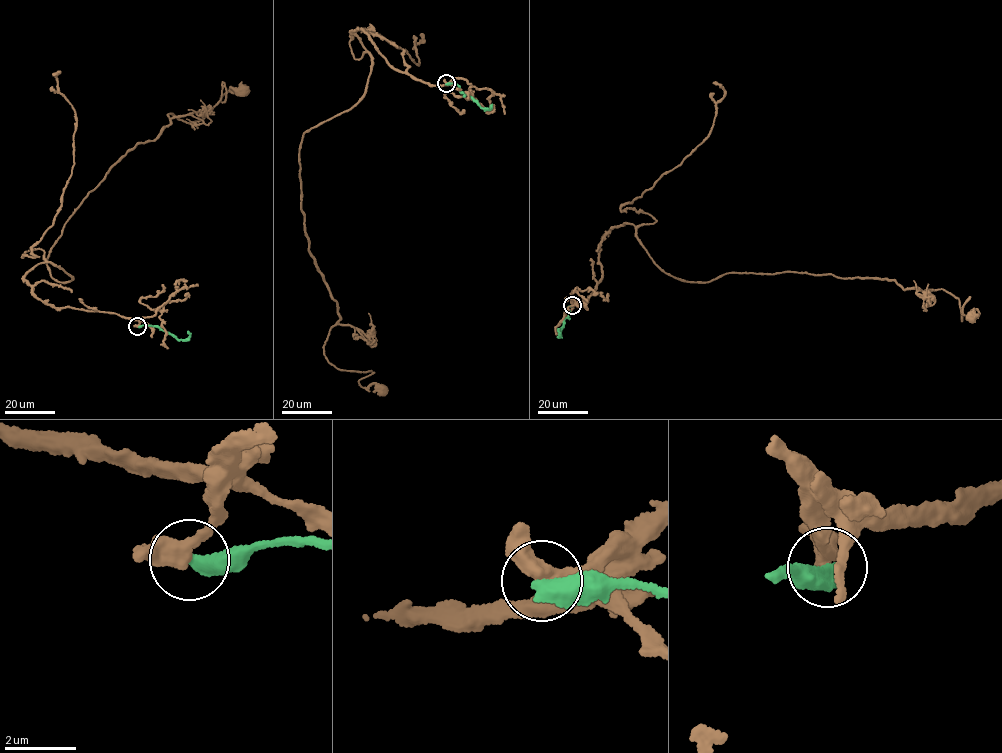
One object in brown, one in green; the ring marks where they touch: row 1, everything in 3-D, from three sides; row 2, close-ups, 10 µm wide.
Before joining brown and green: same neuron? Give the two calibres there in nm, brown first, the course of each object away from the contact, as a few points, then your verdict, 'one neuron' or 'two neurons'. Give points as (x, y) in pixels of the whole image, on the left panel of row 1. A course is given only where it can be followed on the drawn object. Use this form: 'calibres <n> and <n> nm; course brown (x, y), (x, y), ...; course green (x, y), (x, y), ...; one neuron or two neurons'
calibres 400 and 480 nm; course brown (137, 326), (26, 274), (73, 278), (46, 262), (112, 165), (243, 91); course green (137, 326), (155, 326), (184, 340), (189, 336), (188, 332); two neurons

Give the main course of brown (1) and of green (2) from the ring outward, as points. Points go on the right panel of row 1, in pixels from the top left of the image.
1: (572, 305), (628, 224), (689, 281), (888, 279), (952, 294), (961, 320), (969, 298), (971, 317)
2: (572, 305), (568, 306), (570, 313), (563, 322), (560, 336), (557, 328)

